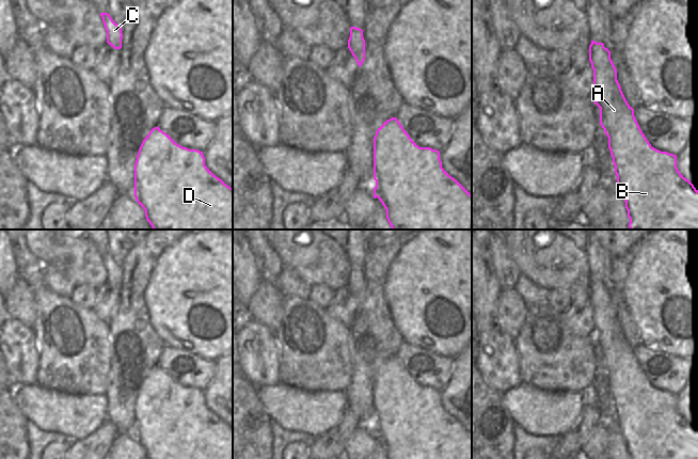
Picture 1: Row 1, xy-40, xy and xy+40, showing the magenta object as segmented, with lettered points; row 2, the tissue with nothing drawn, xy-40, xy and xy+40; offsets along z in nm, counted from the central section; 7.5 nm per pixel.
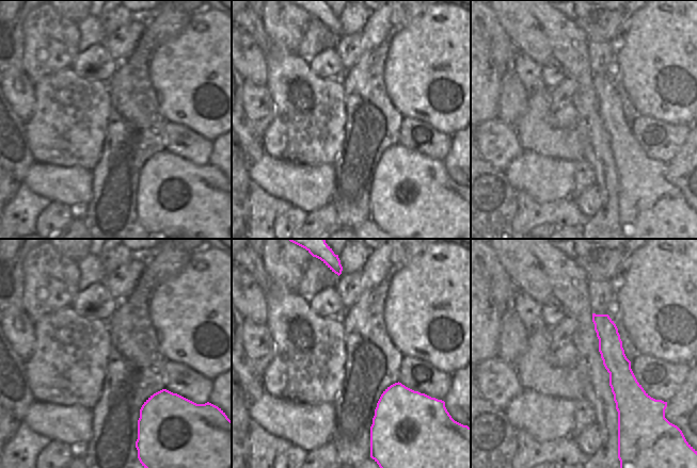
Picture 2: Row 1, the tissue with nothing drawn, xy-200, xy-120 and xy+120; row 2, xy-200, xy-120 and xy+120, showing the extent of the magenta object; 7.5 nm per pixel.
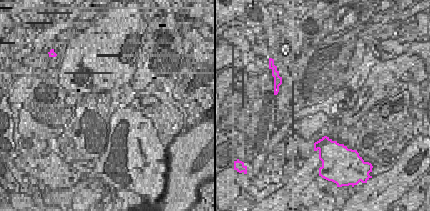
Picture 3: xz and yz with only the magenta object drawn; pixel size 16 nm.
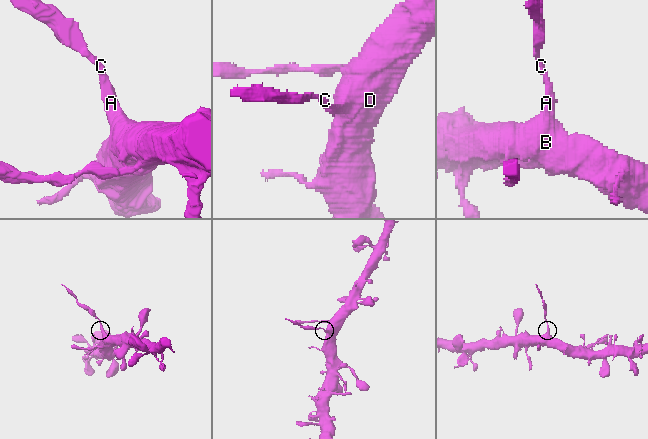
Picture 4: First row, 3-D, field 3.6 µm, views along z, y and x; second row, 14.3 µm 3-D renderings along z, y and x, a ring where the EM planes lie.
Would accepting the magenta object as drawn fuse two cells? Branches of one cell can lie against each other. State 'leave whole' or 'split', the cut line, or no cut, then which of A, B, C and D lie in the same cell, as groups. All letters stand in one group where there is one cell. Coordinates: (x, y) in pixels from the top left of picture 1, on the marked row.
split; cut in xy+40 along (603, 46), (598, 46), (589, 51); A B D / C

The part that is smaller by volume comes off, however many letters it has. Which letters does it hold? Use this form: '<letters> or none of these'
C

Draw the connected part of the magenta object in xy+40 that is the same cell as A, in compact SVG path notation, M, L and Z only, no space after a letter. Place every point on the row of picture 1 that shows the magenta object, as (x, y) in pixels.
M597 47L589 51L589 61L593 69L593 102L600 108L600 125L608 138L608 148L613 157L617 185L625 202L630 230L698 230L698 190L677 168L677 156L661 152L651 146L643 133L634 109L628 104L617 80L617 69L610 59L610 51Z

